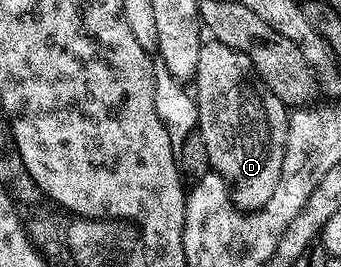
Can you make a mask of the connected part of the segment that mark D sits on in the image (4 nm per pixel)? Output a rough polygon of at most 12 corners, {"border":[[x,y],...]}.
{"border":[[204,42],[193,98],[241,211],[273,197],[289,108],[249,57]]}

